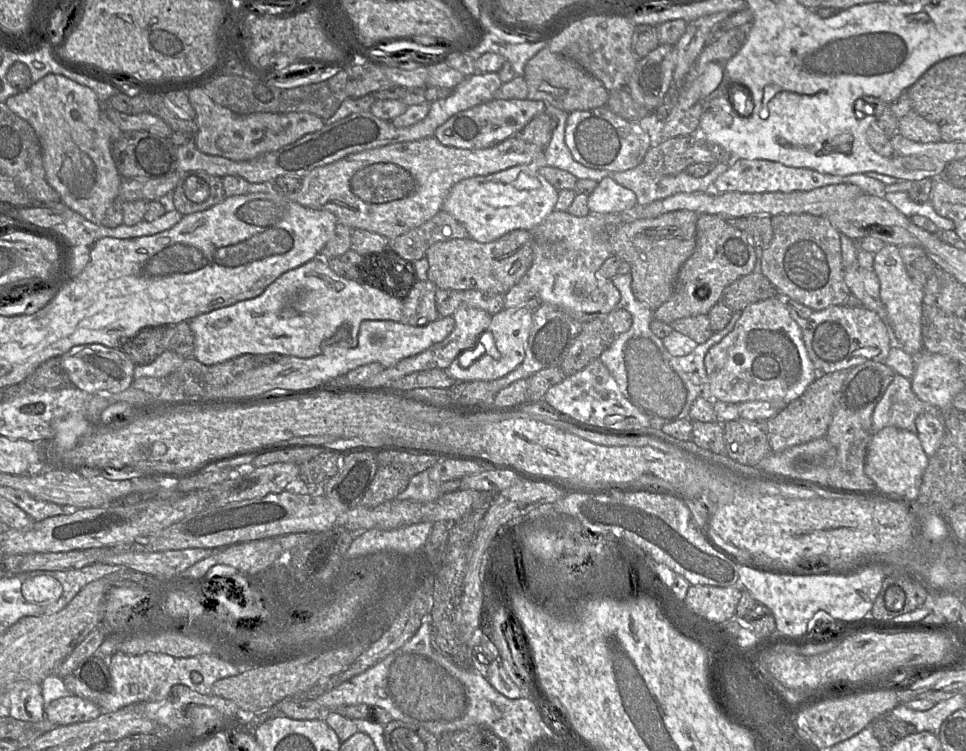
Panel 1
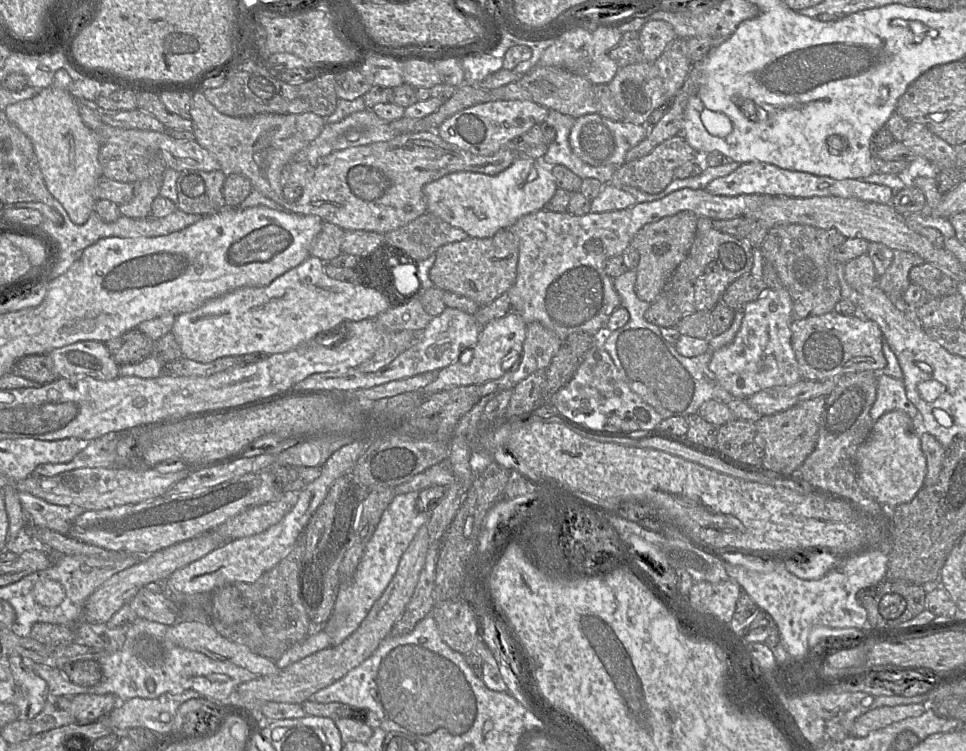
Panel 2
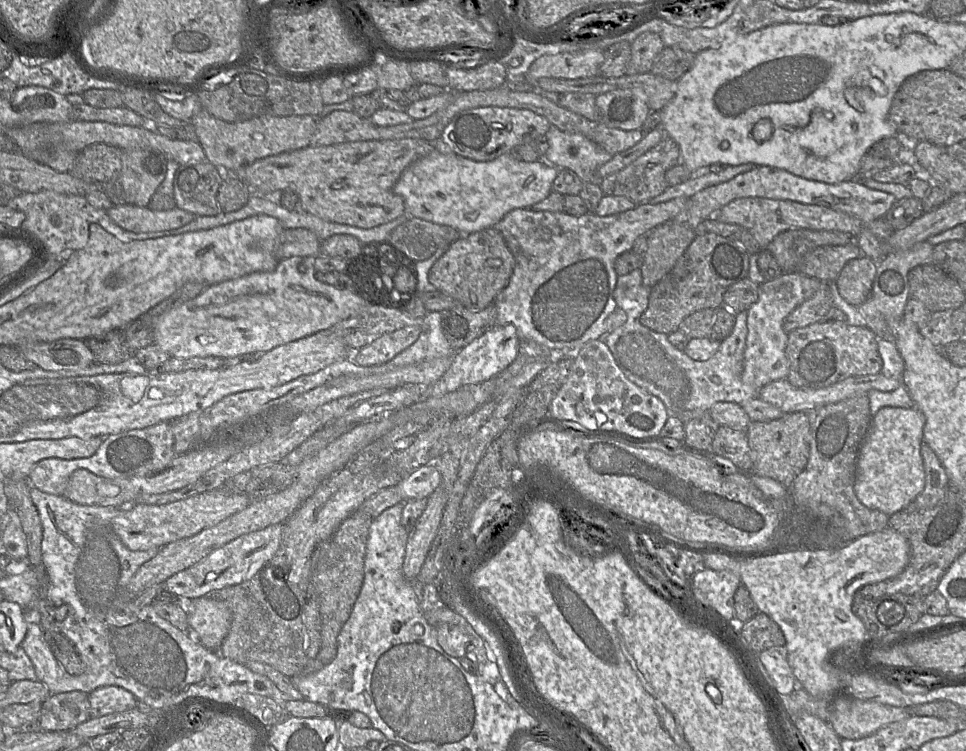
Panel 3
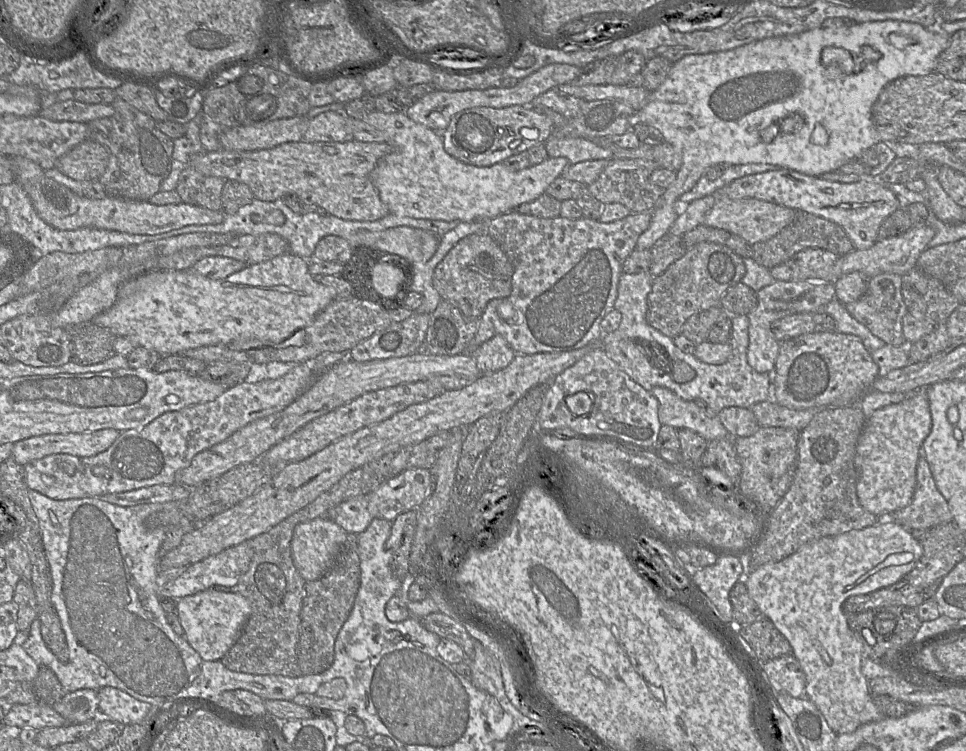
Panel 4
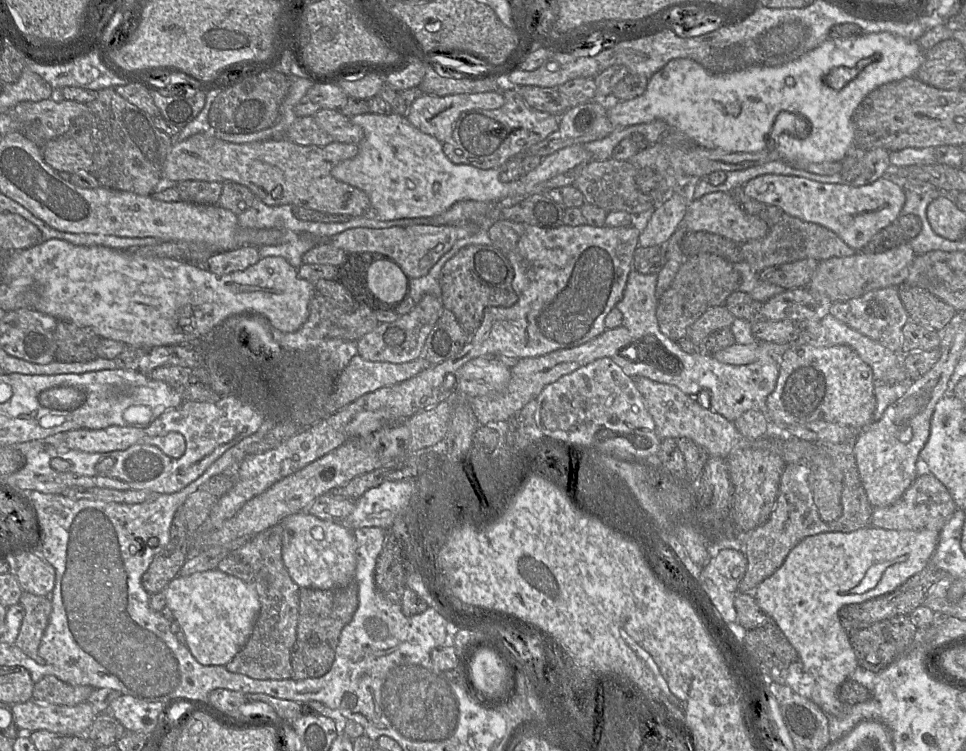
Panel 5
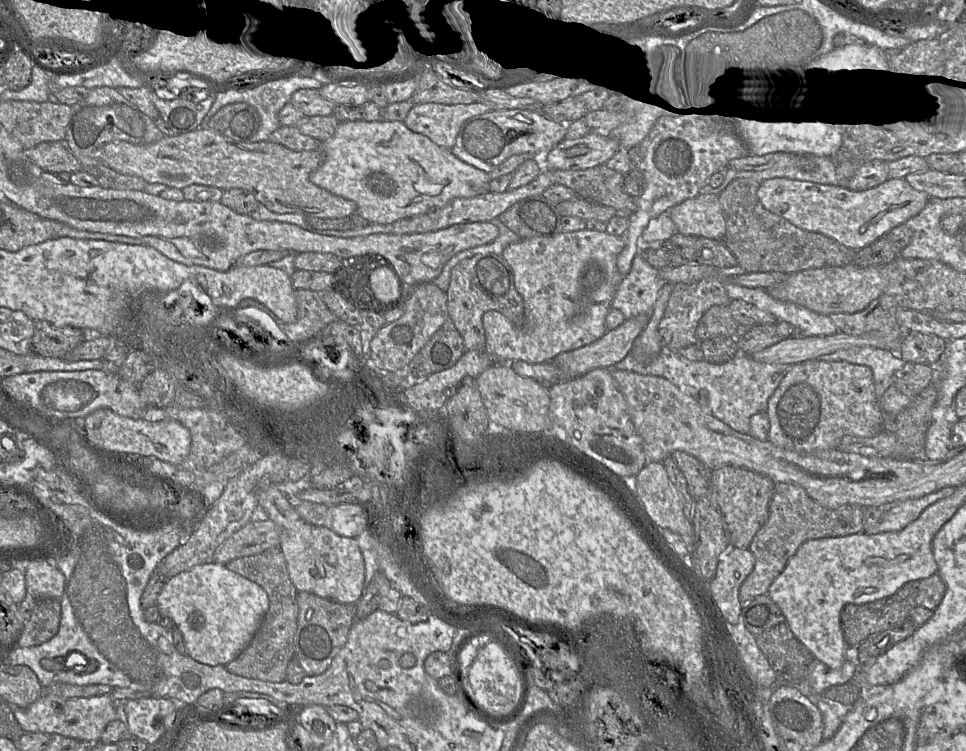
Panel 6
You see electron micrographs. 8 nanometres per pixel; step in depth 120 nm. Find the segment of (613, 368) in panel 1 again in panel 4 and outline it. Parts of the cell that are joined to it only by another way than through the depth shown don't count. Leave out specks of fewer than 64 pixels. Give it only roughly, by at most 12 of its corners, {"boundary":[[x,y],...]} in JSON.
{"boundary":[[622,273],[618,329],[601,347],[631,379],[718,414],[772,398],[747,361],[749,319],[731,357],[707,364],[646,321],[653,277]]}

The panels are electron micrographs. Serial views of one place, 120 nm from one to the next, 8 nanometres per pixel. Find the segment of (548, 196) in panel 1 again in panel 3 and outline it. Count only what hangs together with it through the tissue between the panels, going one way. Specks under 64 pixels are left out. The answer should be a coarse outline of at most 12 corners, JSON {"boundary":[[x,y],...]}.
{"boundary":[[433,151],[394,192],[463,235],[552,192],[558,170],[509,153]]}

